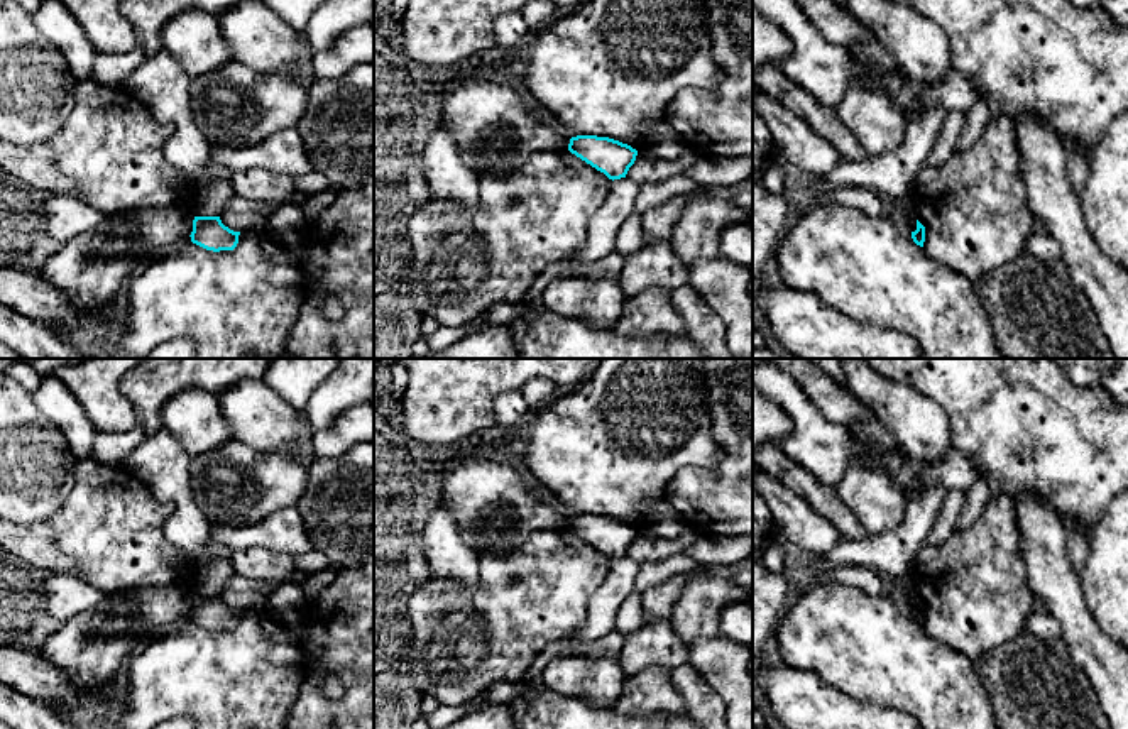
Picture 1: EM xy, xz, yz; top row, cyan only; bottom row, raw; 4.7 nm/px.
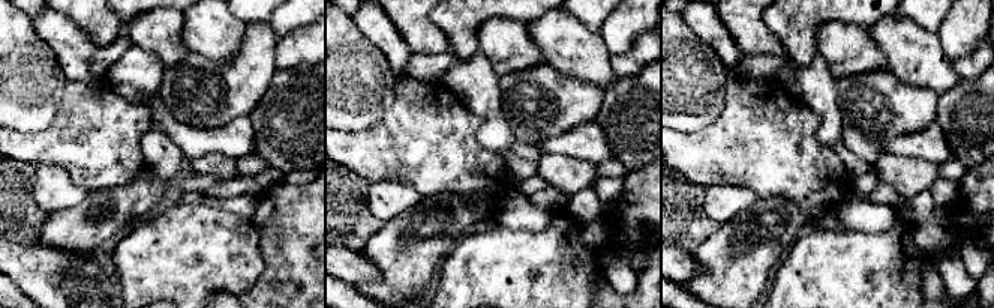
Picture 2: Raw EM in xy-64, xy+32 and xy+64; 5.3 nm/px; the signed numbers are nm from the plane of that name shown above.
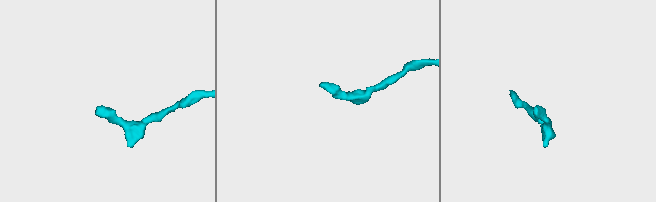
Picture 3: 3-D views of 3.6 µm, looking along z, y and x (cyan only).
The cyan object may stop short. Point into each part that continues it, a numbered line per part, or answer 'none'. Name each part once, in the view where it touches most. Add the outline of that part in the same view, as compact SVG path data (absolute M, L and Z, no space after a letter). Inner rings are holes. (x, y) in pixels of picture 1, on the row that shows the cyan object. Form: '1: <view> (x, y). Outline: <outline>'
none

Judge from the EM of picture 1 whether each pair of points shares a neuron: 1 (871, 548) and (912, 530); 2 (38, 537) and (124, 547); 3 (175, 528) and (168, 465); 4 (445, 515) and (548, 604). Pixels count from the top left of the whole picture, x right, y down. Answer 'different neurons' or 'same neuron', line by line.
1: same neuron
2: same neuron
3: same neuron
4: different neurons

